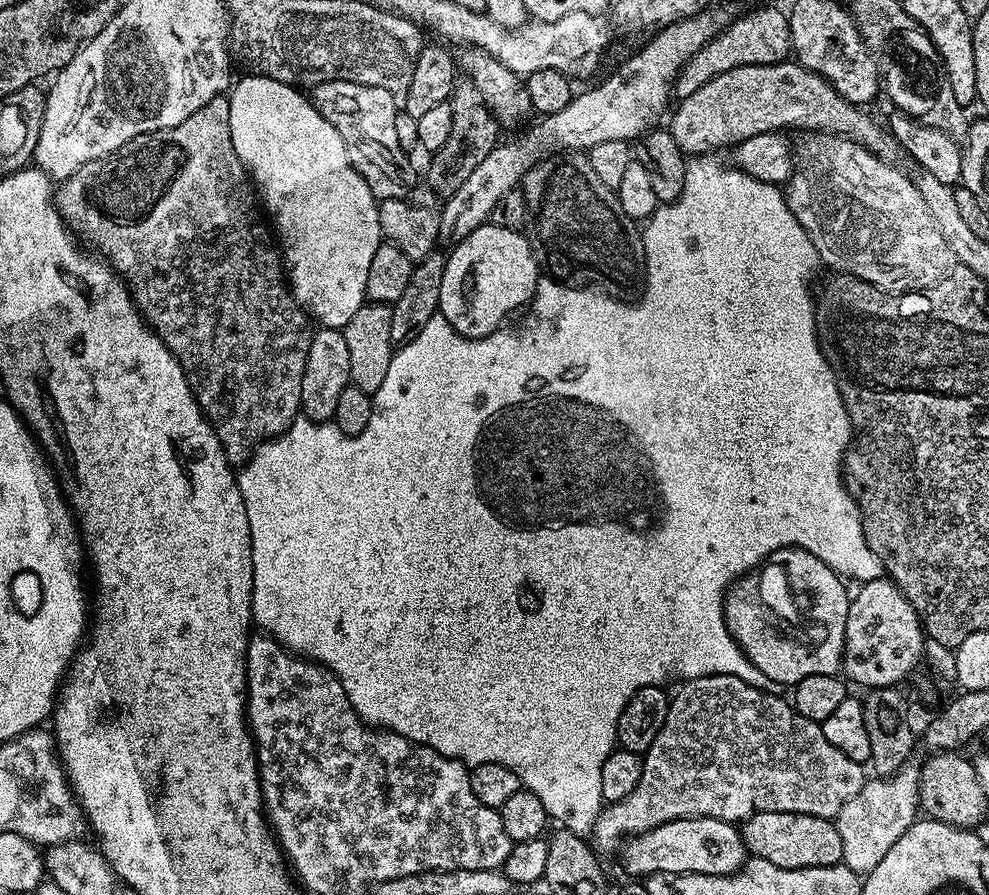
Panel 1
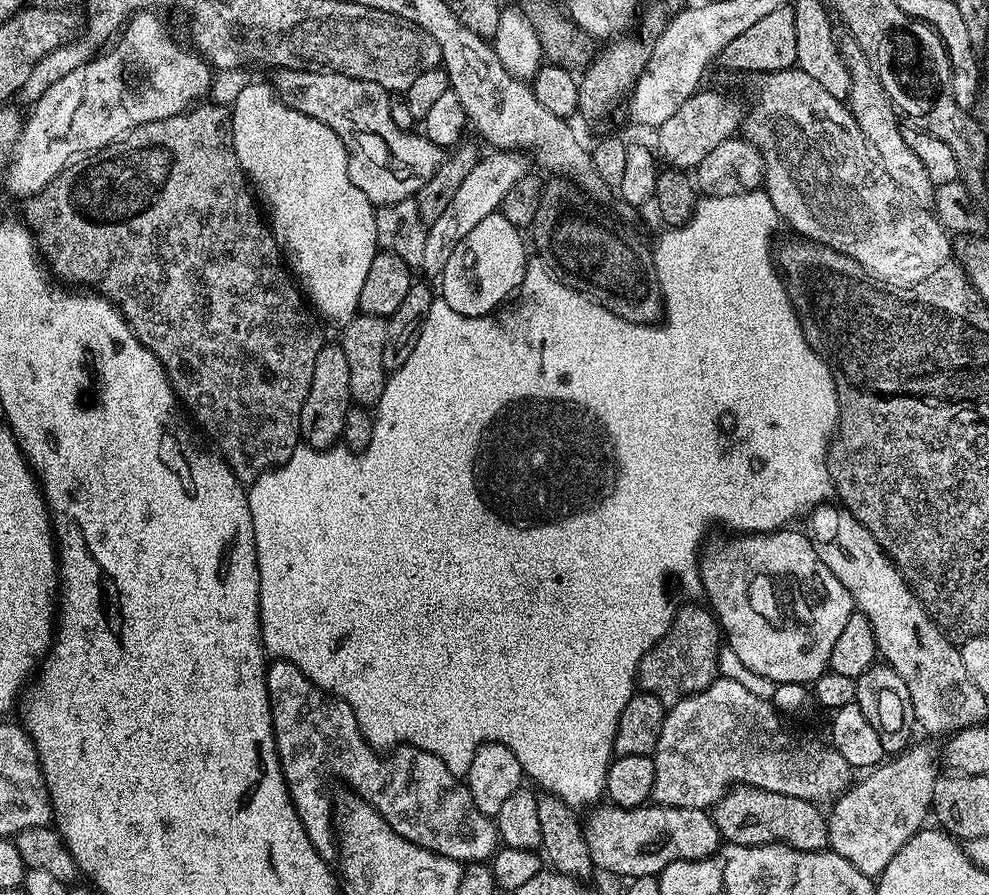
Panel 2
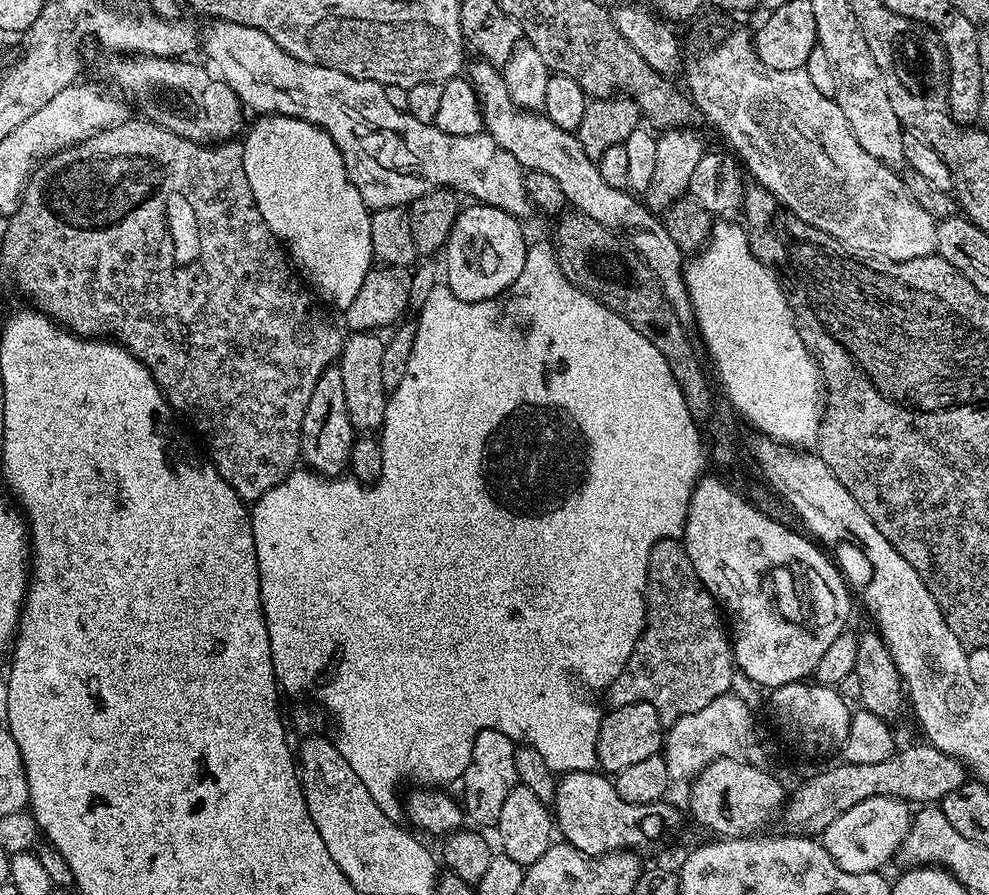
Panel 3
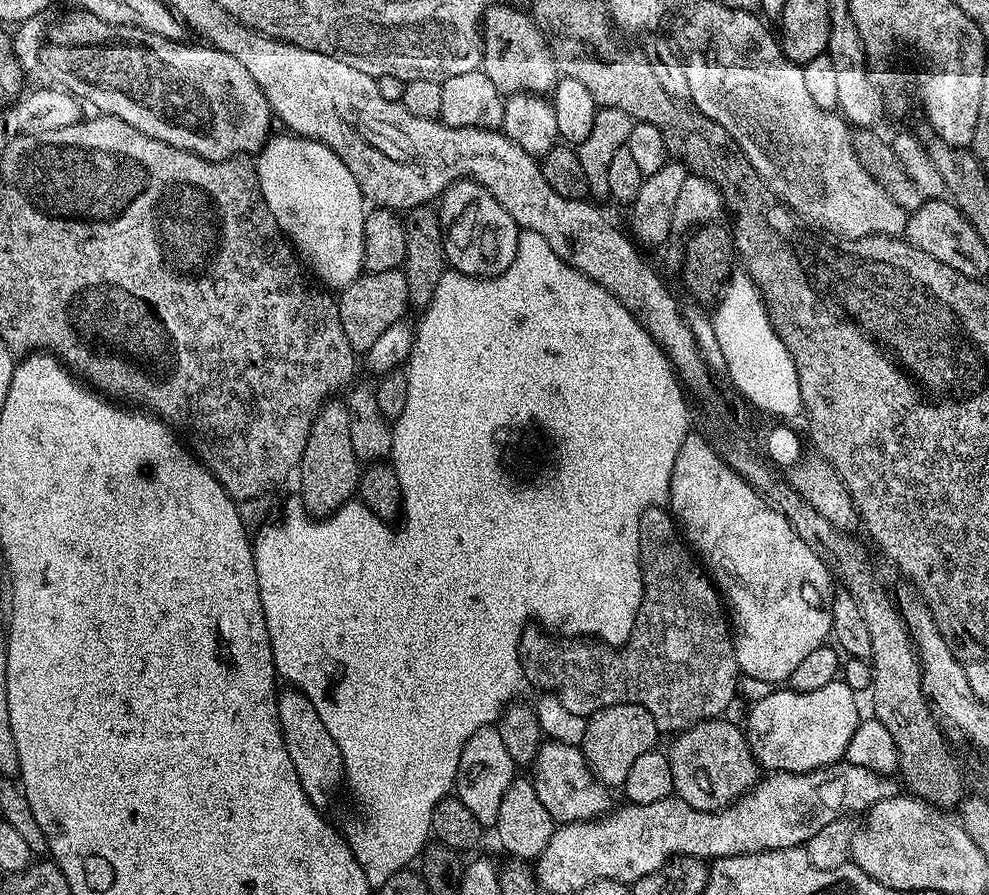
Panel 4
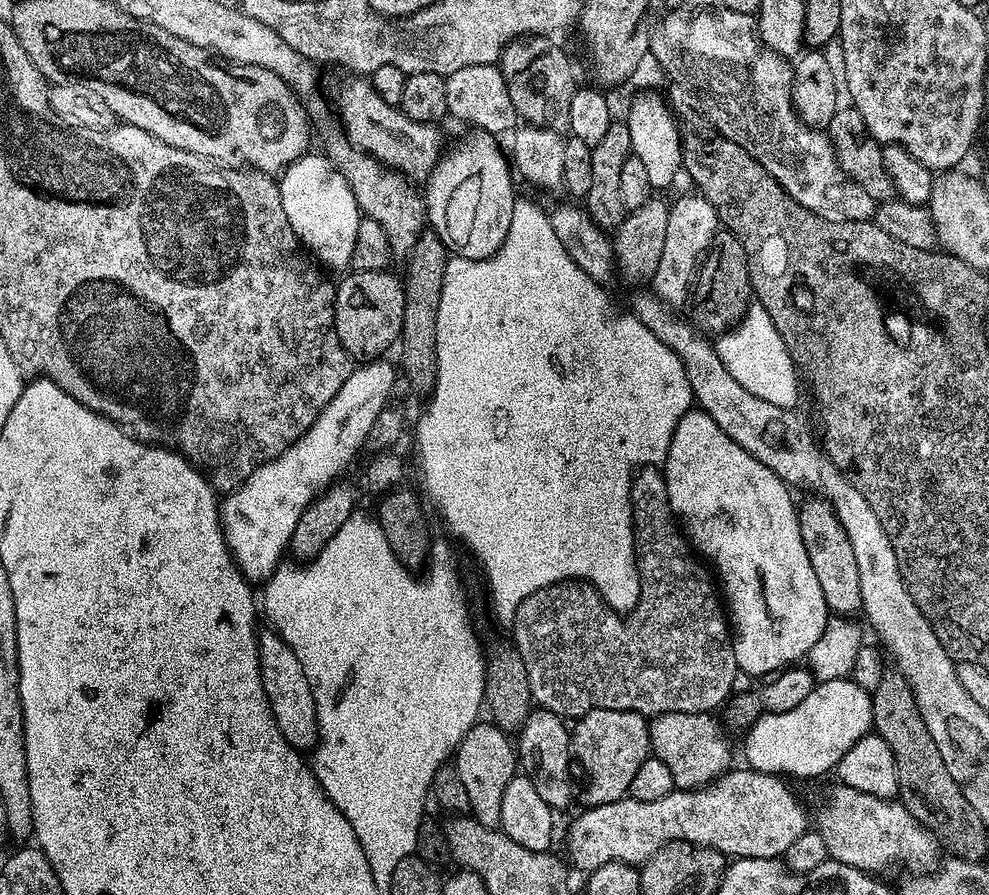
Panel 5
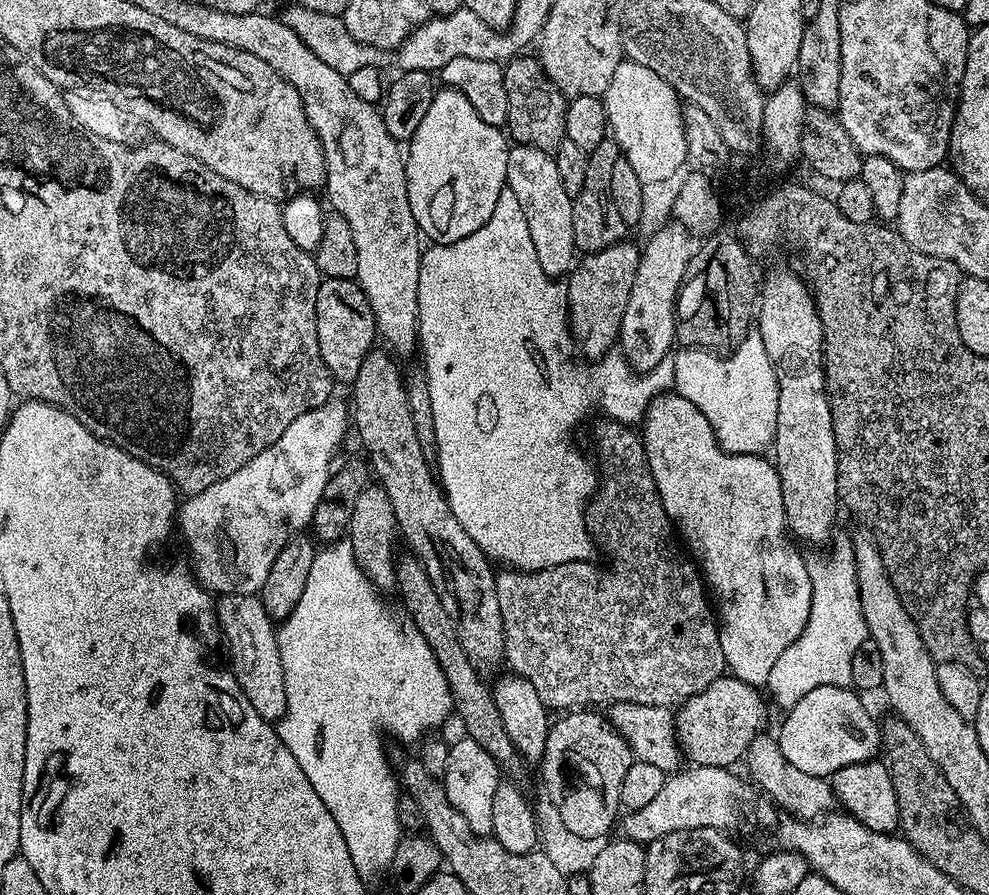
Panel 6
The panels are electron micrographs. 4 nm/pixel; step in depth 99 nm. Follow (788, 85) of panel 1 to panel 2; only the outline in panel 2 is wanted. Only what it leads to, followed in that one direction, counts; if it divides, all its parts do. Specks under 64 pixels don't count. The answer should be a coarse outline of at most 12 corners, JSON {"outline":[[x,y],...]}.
{"outline":[[698,90],[655,129],[667,167],[695,170],[741,131],[738,97]]}

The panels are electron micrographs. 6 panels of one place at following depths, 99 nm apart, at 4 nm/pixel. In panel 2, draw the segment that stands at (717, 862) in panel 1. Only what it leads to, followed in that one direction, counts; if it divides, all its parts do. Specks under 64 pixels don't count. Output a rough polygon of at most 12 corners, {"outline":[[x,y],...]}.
{"outline":[[596,806],[593,869],[656,876],[722,837],[703,808]]}

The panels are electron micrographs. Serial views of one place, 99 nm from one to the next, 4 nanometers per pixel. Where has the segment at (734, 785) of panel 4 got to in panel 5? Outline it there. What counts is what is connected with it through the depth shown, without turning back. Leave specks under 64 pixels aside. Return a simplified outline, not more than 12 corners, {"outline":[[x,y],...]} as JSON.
{"outline":[[664,712],[651,755],[677,789],[704,788],[733,767],[710,712]]}

